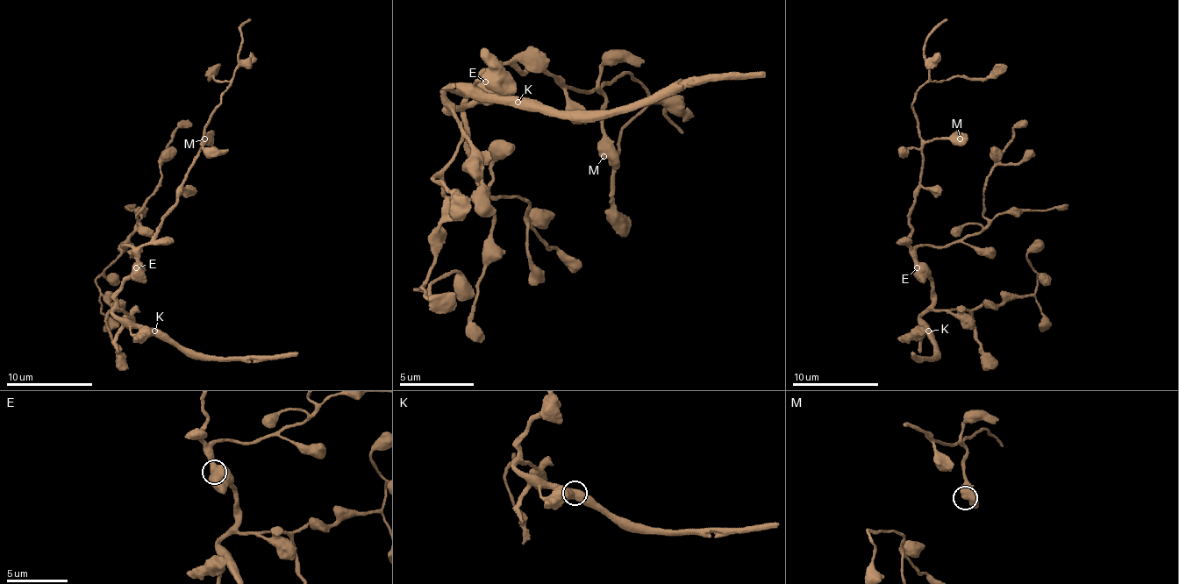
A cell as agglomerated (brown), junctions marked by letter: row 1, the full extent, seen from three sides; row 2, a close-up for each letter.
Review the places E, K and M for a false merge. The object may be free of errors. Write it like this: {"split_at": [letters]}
{"split_at": []}

